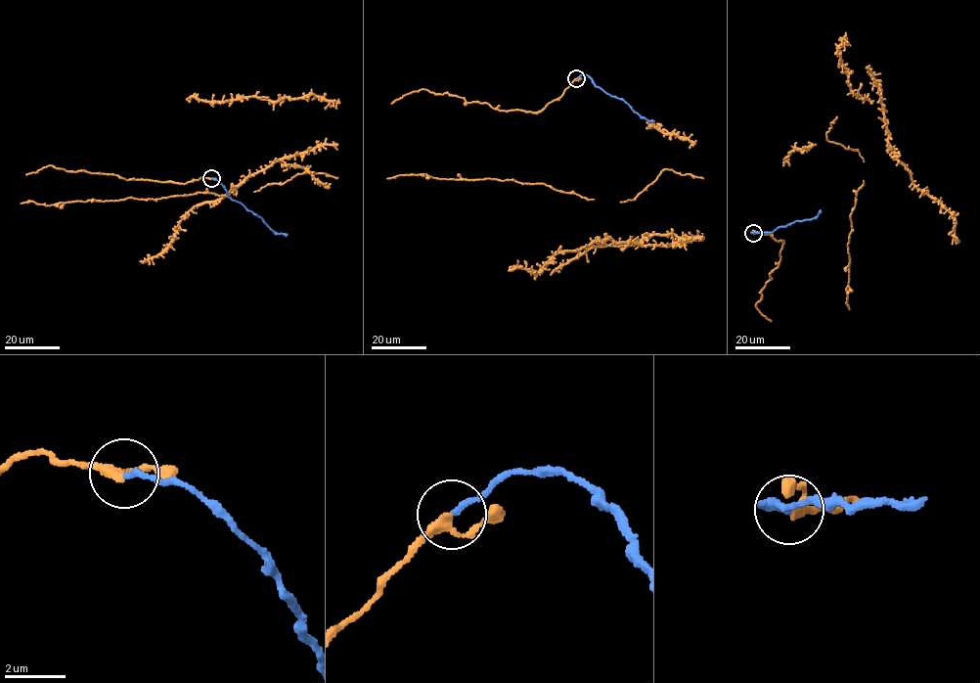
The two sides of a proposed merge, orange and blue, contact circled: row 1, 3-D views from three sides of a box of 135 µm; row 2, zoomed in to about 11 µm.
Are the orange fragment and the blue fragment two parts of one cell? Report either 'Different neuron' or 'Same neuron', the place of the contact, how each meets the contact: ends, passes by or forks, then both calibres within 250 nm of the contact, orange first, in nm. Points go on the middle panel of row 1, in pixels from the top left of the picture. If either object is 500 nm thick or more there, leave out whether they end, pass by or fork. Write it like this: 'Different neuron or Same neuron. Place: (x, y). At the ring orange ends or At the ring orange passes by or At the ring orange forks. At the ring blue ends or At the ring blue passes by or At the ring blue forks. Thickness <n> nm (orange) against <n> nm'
Same neuron. Place: (576, 78). At the ring orange passes by. At the ring blue ends. Thickness 240 nm (orange) against 190 nm

